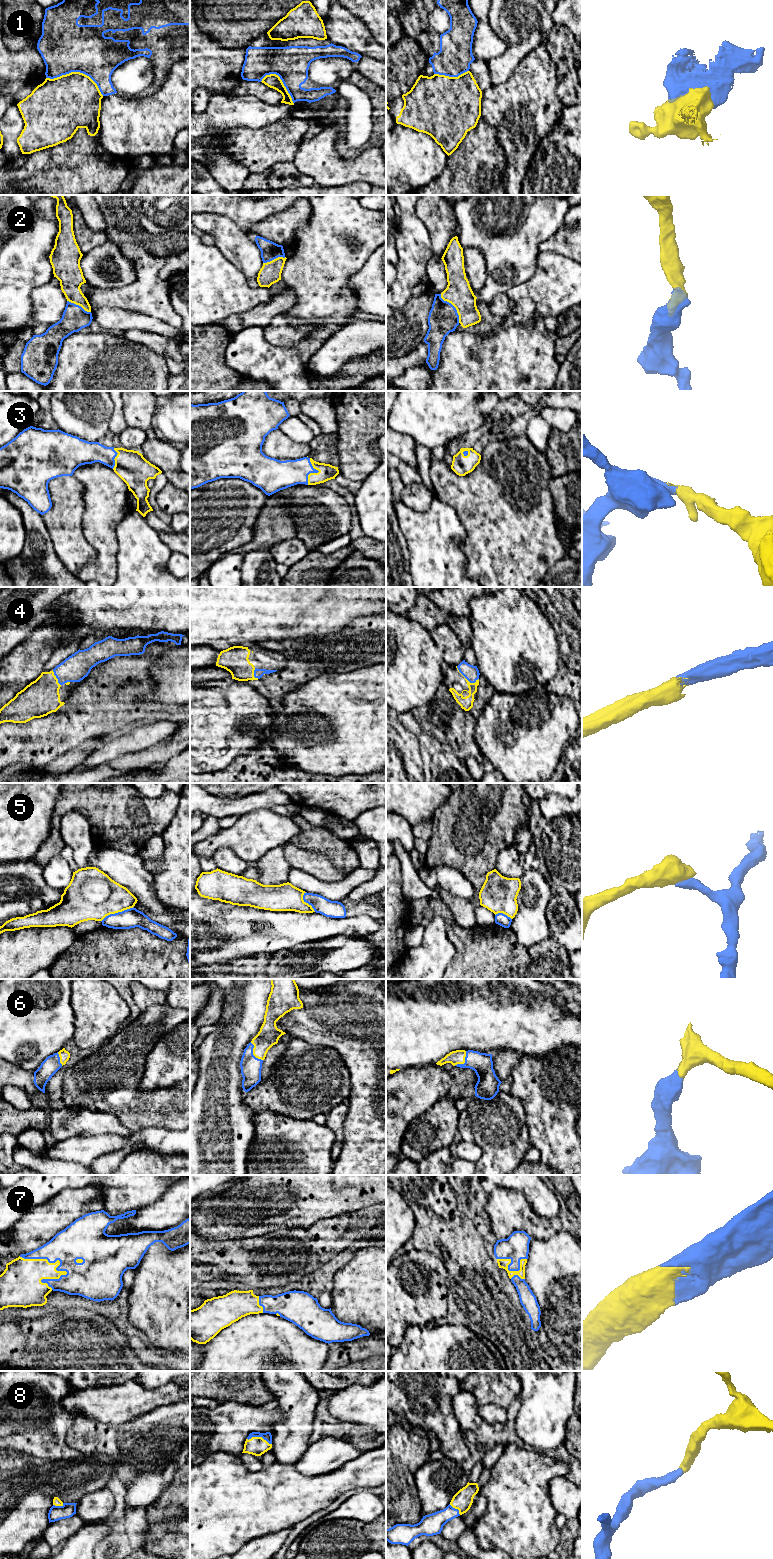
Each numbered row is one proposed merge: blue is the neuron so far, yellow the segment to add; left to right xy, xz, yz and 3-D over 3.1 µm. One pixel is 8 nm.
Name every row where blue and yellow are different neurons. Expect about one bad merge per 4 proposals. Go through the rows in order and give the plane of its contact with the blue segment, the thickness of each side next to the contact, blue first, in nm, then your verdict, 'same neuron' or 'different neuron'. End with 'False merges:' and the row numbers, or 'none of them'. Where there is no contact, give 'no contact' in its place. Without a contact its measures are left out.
1: meets blue in xy; 420 nm thick on the blue side, 440 nm on the other; different neuron
2: meets blue in yz; 240 nm thick on the blue side, 200 nm on the other; same neuron
3: meets blue in xz; 220 nm thick on the blue side, 130 nm on the other; same neuron
4: meets blue in yz; 120 nm thick on the blue side, 110 nm on the other; same neuron
5: meets blue in xy; 160 nm thick on the blue side, 400 nm on the other; different neuron
6: meets blue in xz; 160 nm thick on the blue side, 170 nm on the other; same neuron
7: meets blue in xy; 260 nm thick on the blue side, 300 nm on the other; same neuron
8: meets blue in xz; 70 nm thick on the blue side, 150 nm on the other; same neuron
False merges: 1, 5

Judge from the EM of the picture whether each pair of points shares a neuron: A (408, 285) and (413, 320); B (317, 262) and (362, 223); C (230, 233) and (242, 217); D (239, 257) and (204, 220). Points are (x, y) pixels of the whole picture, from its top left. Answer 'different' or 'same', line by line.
A: different
B: same
C: different
D: same

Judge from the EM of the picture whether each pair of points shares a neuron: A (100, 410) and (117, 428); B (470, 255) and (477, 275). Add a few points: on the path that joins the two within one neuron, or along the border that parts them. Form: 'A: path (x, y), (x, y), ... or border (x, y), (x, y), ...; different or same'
A: border (113, 401), (113, 413), (109, 421), (108, 430); different
B: path (474, 260), (475, 270); same

